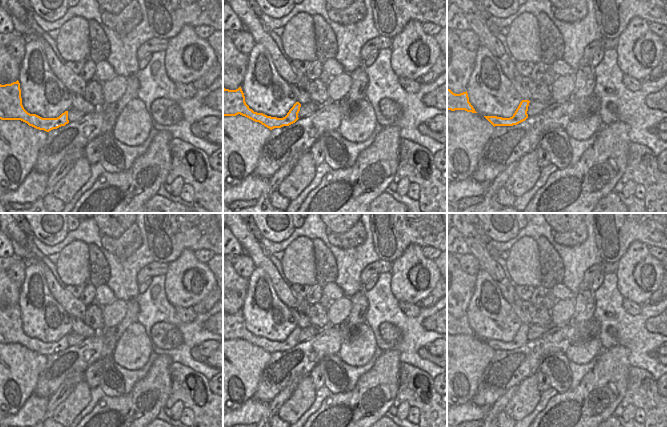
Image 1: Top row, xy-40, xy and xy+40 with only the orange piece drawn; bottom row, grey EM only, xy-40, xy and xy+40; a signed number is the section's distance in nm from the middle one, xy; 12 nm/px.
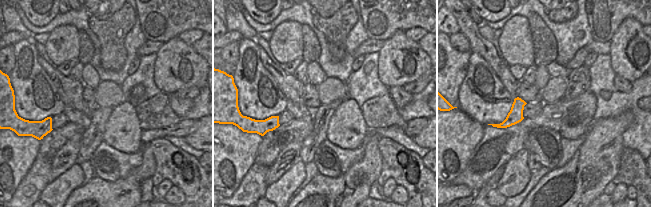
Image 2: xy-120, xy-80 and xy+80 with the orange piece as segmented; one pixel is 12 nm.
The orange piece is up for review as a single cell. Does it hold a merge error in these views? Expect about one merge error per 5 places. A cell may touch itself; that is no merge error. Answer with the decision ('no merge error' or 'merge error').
no merge error

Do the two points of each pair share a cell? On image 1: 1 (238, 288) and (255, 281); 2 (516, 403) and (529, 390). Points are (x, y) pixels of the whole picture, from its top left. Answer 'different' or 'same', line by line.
1: different
2: same

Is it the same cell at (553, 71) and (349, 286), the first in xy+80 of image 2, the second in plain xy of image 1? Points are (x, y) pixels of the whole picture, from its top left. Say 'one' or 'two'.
two

